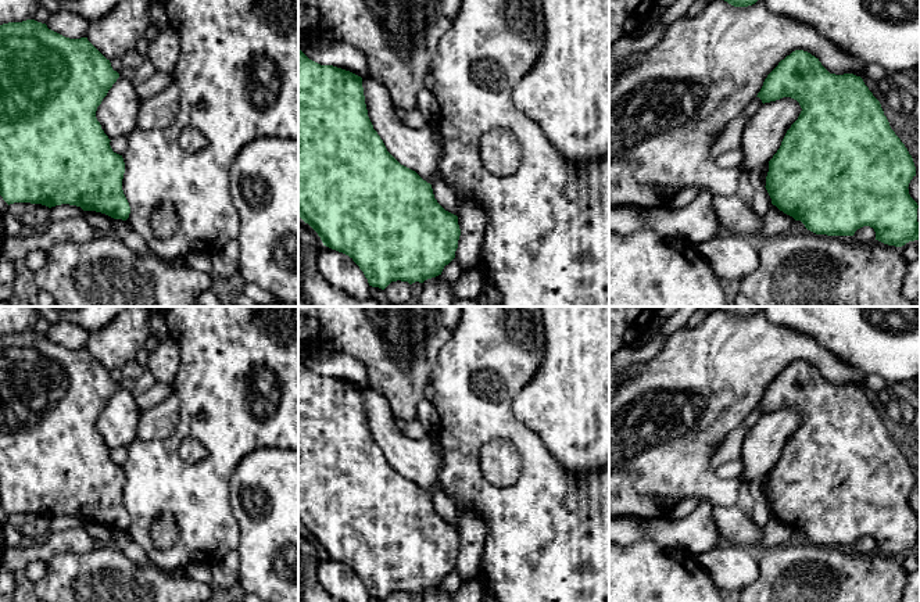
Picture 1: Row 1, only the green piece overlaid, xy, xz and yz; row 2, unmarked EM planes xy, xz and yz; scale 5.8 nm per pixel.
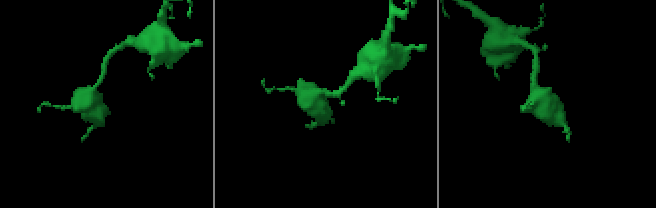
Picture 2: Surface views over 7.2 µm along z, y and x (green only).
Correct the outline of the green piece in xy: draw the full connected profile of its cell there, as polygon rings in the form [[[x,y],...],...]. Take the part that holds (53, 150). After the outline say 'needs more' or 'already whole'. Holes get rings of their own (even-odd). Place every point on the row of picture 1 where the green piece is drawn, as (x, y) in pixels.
[[[35,19],[0,25],[0,196],[14,203],[49,208],[69,204],[126,221],[129,203],[122,190],[125,162],[112,151],[96,118],[97,107],[119,78],[87,37],[69,39]]]; already whole

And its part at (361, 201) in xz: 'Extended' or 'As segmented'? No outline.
As segmented

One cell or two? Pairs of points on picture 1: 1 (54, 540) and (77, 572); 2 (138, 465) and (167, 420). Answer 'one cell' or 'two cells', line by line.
1: two cells
2: two cells

